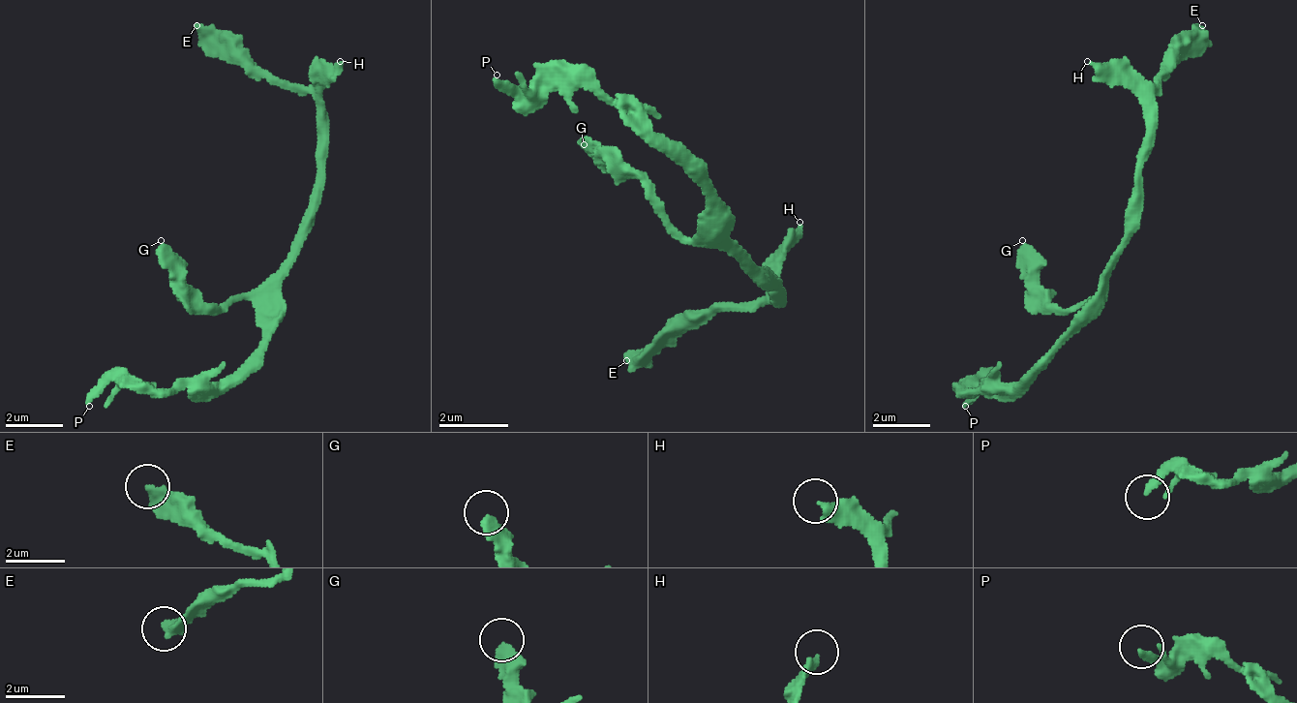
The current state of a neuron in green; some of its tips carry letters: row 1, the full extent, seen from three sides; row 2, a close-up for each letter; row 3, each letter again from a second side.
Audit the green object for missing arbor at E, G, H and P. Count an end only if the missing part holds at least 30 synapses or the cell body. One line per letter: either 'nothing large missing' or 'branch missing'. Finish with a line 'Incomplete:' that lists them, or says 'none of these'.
E: nothing large missing
G: nothing large missing
H: branch missing
P: nothing large missing
Incomplete: H

